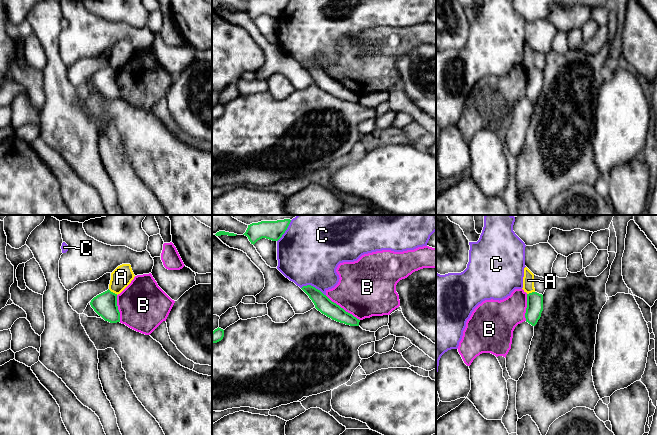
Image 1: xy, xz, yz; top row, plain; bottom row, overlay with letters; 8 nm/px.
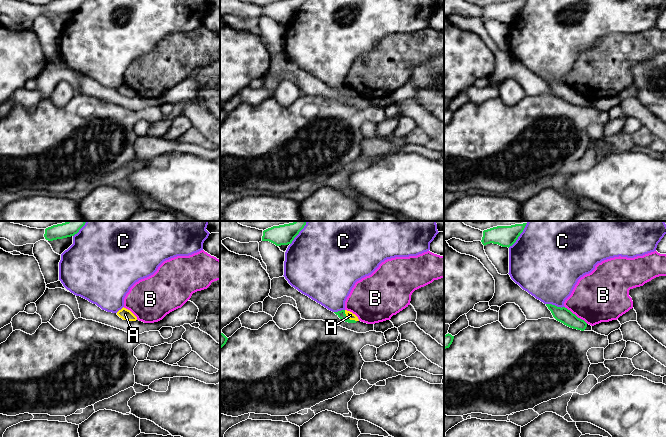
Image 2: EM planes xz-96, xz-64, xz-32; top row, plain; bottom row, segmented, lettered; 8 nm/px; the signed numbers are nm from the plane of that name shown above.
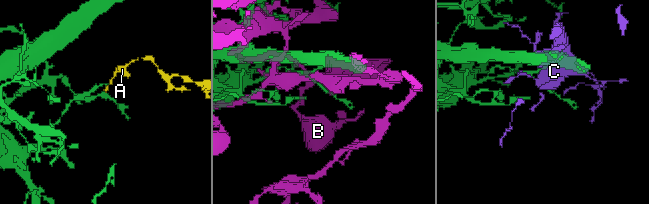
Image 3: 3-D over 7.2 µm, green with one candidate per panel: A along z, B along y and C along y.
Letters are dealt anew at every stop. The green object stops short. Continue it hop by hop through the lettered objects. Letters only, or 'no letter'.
no letter

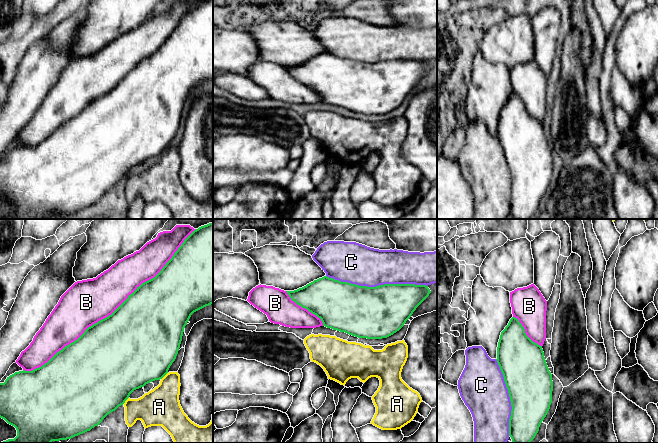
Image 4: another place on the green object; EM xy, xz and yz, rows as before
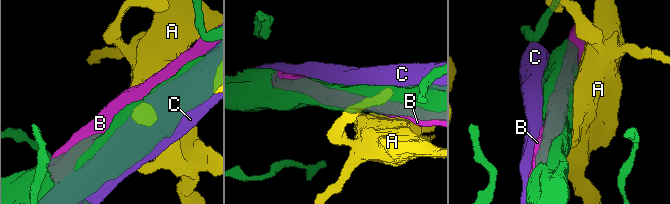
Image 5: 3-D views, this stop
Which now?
B

